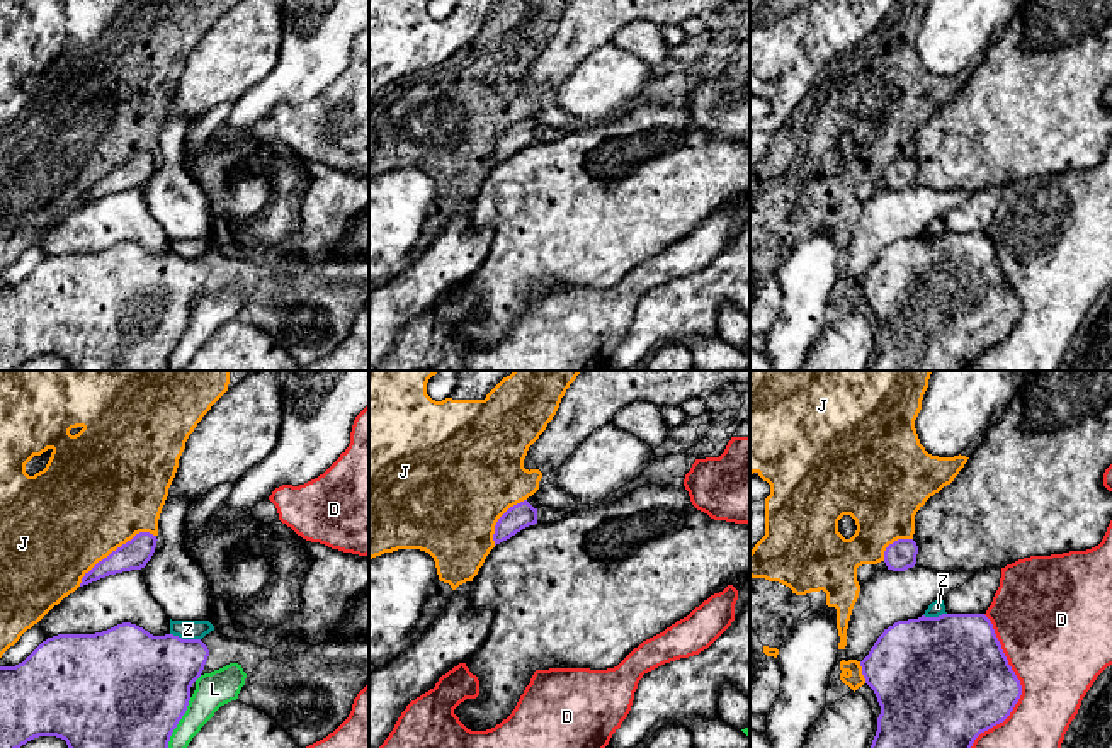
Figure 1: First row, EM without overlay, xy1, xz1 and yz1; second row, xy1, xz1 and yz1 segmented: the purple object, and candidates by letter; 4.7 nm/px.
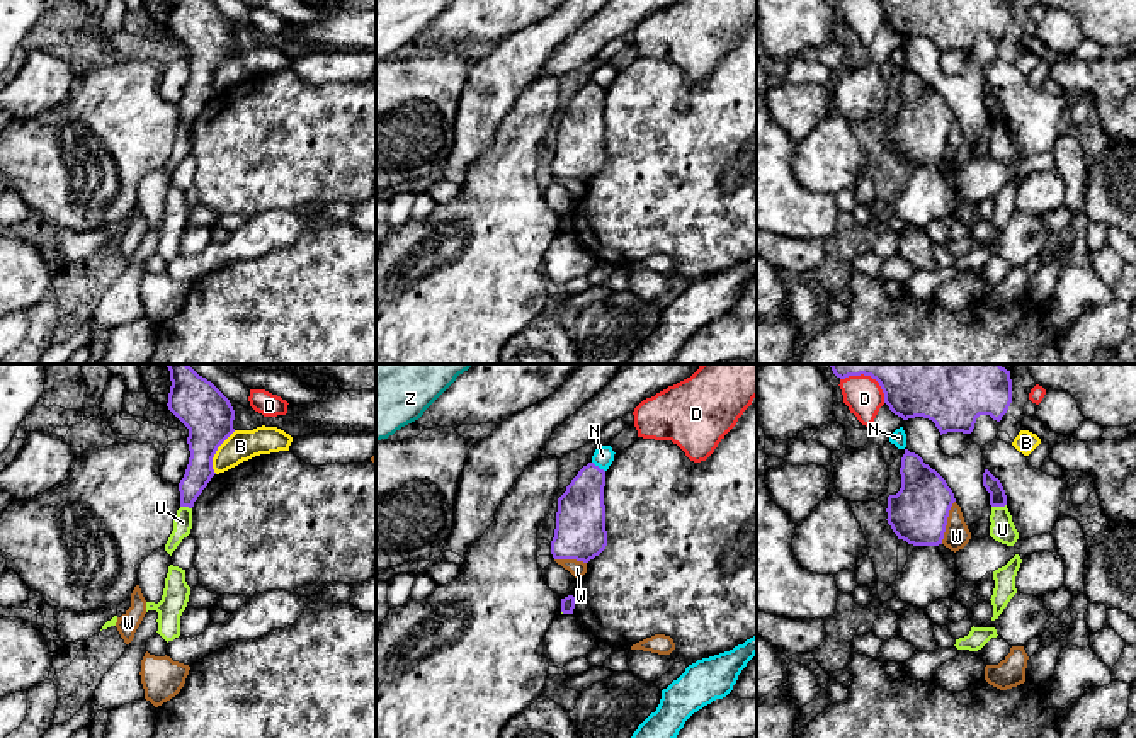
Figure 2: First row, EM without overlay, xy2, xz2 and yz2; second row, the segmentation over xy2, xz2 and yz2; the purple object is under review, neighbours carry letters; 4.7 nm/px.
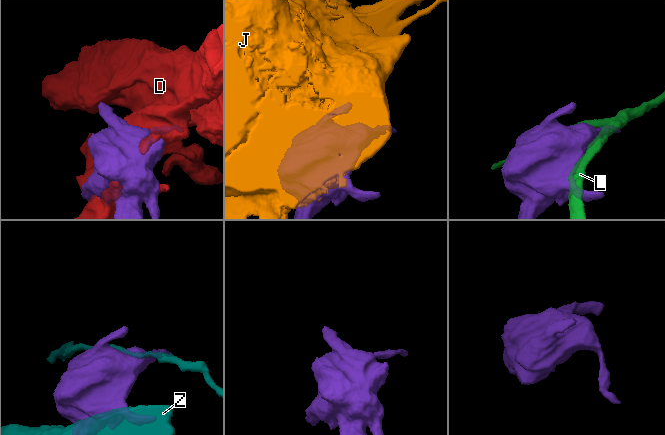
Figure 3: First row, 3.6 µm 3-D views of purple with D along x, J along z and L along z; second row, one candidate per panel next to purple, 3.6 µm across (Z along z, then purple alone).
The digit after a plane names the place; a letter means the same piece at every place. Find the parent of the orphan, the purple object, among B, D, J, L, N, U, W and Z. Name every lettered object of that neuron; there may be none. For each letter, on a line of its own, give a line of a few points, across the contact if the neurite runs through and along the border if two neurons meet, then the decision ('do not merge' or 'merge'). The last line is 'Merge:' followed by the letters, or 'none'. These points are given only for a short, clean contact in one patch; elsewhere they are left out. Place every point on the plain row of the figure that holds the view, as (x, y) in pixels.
B: do not merge
D: do not merge
J: do not merge
L: do not merge
N: do not merge
U: line yz2 (1005, 123), (992, 126); do not merge
W: do not merge
Z: do not merge
Merge: none

